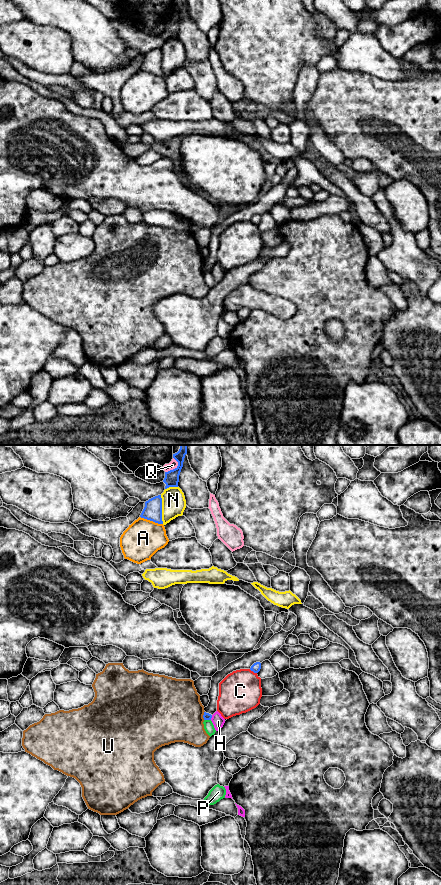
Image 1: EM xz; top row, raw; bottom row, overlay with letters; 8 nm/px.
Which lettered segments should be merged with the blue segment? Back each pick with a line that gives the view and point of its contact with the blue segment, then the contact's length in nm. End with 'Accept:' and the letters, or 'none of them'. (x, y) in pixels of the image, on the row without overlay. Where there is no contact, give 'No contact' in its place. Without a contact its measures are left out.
Accept: none of them

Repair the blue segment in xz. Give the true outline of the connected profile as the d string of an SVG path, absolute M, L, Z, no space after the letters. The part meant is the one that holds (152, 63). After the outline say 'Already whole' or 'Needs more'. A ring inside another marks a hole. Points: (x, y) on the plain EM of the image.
M161 47L155 48L145 54L145 59L140 69L158 76L163 76Z. Already whole

